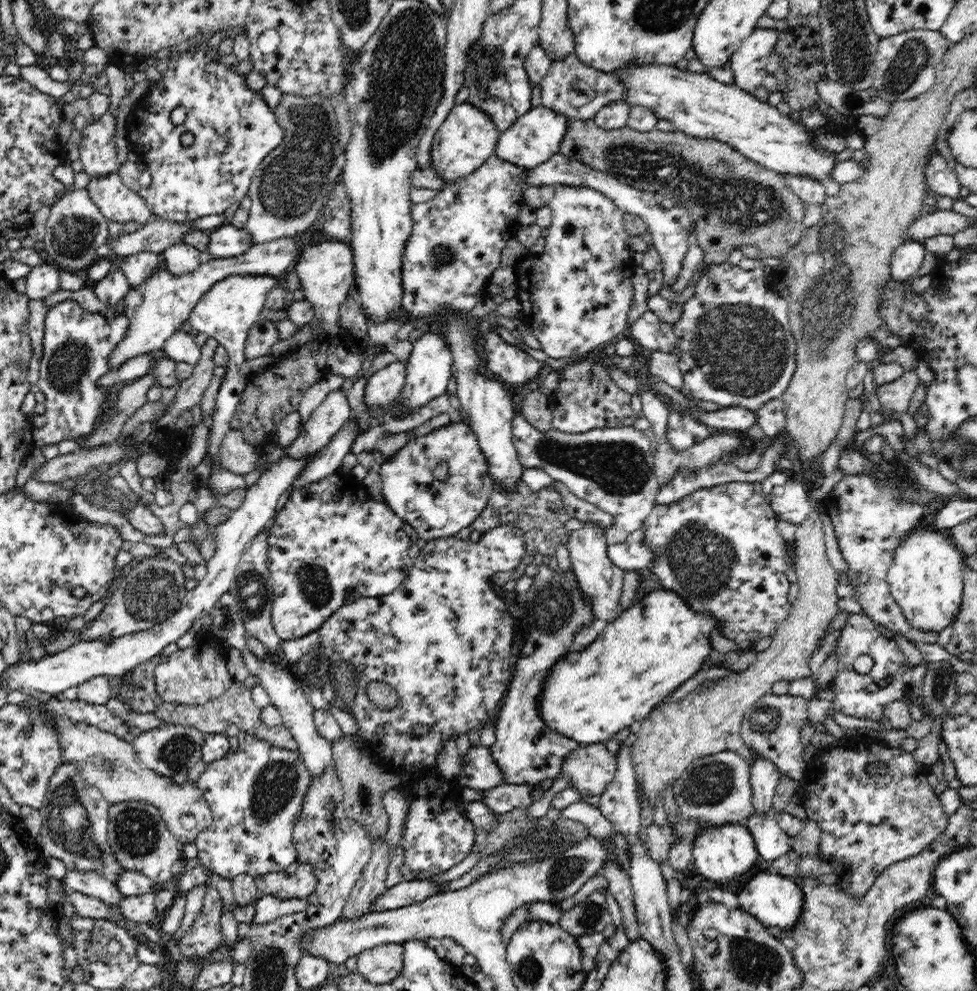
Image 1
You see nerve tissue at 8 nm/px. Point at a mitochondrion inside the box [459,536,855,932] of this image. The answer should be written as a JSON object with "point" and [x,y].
{"point":[518,840]}

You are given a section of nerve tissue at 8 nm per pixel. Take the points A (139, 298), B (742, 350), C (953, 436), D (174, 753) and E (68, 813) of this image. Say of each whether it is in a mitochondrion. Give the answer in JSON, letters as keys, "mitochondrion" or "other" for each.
{"A":"other","B":"mitochondrion","C":"other","D":"mitochondrion","E":"mitochondrion"}

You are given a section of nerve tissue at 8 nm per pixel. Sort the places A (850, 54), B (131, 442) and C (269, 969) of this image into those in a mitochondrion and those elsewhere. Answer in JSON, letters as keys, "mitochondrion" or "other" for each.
{"A":"mitochondrion","B":"other","C":"mitochondrion"}

